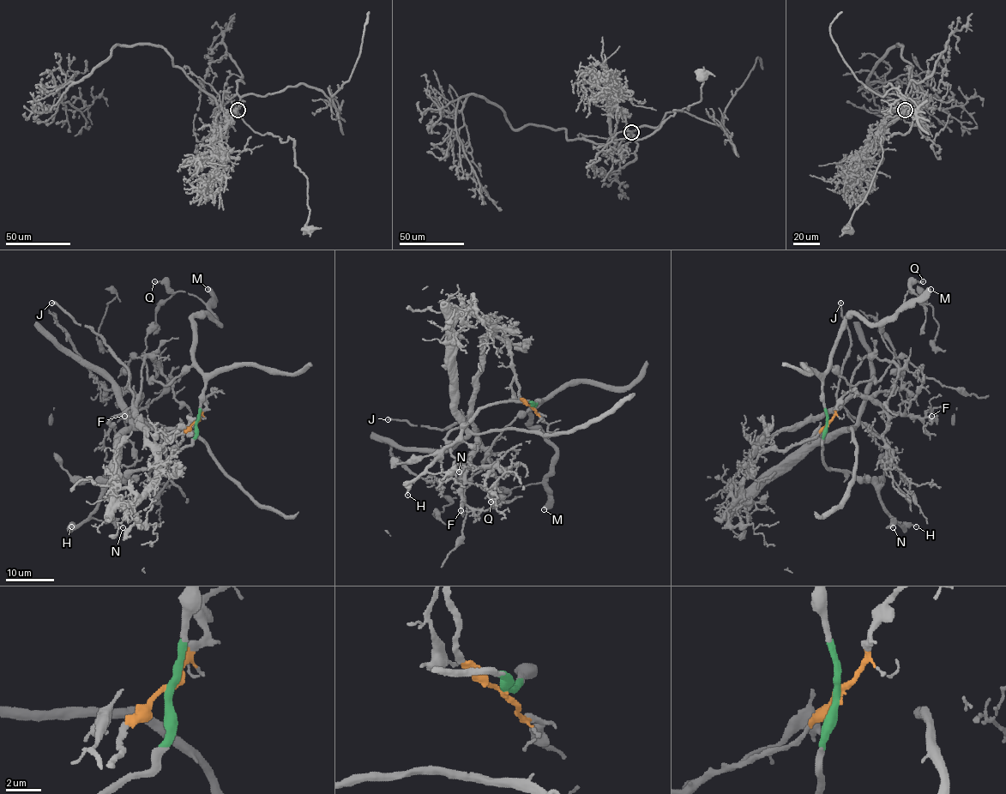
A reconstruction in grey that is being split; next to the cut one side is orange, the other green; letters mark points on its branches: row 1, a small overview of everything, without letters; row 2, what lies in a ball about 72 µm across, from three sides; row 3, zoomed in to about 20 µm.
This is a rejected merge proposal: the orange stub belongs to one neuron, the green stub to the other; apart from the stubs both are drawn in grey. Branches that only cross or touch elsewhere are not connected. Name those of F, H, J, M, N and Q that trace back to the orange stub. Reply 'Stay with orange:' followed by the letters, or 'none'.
Stay with orange: F, J

